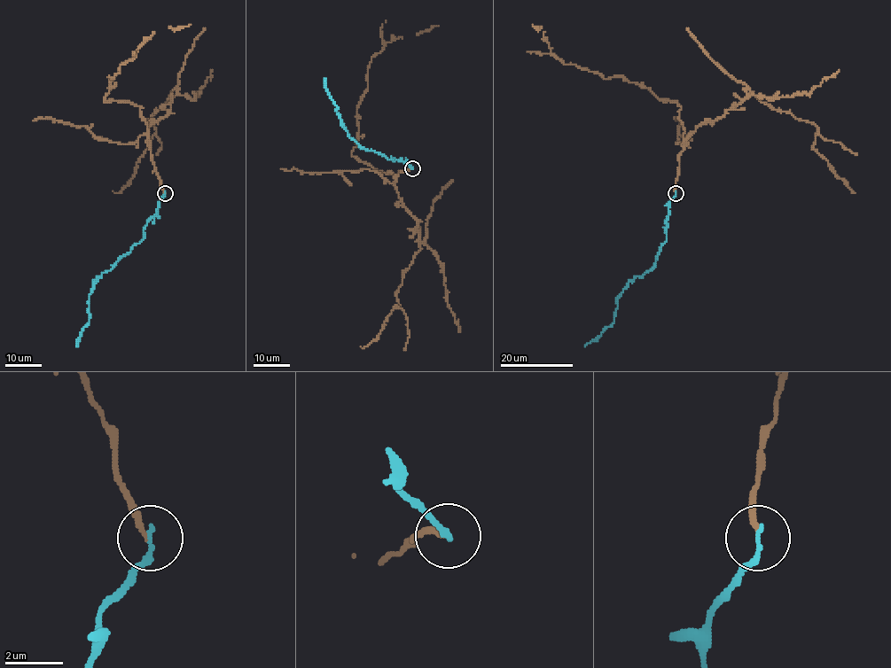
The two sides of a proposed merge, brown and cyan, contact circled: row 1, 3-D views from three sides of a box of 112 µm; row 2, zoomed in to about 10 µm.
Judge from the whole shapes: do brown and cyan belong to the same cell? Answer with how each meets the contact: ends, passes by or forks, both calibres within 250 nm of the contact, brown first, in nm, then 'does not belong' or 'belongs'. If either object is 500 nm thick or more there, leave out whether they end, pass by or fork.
brown ends | cyan ends | 160/200 nm | does not belong

